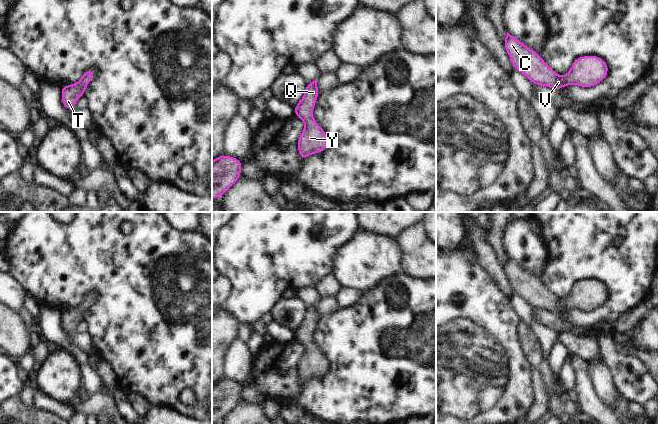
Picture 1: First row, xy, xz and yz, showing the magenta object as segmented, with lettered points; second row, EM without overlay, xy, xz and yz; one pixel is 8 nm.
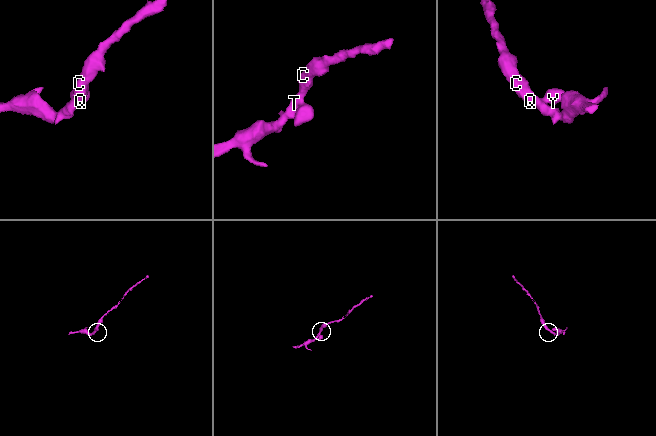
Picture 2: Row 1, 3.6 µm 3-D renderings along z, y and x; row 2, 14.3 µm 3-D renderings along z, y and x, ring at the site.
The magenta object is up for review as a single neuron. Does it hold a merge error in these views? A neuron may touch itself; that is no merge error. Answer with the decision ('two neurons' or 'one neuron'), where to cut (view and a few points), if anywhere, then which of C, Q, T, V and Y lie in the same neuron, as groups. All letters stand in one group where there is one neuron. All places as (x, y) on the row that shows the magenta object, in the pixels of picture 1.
one neuron; cut none; groups C Q T V Y

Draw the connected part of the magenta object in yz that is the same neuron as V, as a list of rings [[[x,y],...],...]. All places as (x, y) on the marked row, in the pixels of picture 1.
[[[508,32],[504,47],[514,69],[526,76],[533,85],[546,86],[558,91],[568,85],[591,88],[604,80],[609,72],[604,59],[595,55],[585,55],[574,60],[566,75],[559,76],[540,54]]]

